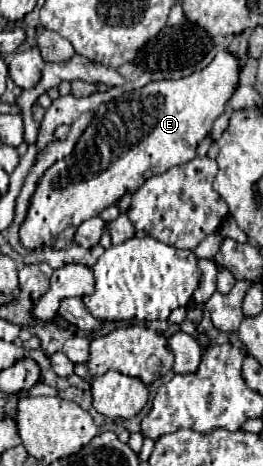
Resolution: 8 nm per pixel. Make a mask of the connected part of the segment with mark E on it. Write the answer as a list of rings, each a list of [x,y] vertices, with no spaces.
[[[219,51],[215,59],[201,71],[191,73],[189,77],[177,81],[153,81],[139,91],[131,91],[119,99],[103,103],[95,113],[93,123],[85,129],[79,143],[75,145],[75,153],[67,157],[67,161],[57,161],[51,165],[33,199],[27,213],[27,219],[19,231],[21,243],[29,249],[37,247],[55,247],[59,237],[73,241],[75,229],[95,215],[99,215],[105,207],[115,205],[127,191],[139,189],[149,177],[165,173],[175,165],[183,165],[195,157],[197,145],[209,135],[213,121],[223,115],[225,103],[231,99],[235,85],[239,85],[241,63],[231,51]]]

